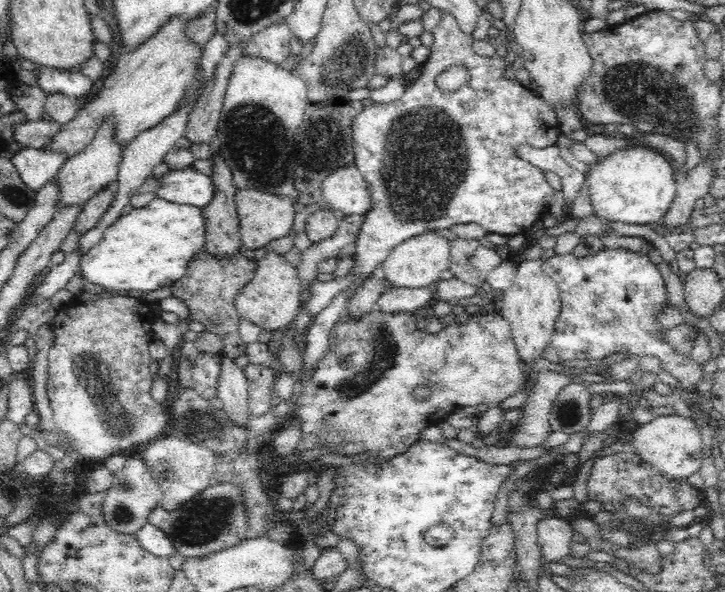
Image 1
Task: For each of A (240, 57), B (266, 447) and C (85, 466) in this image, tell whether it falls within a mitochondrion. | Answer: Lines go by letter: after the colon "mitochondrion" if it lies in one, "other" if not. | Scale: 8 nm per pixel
A: other
B: other
C: other

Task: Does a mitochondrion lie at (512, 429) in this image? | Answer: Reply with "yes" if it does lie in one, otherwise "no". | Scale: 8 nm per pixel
no

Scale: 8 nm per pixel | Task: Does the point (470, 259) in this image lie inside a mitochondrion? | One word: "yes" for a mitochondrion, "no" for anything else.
yes

